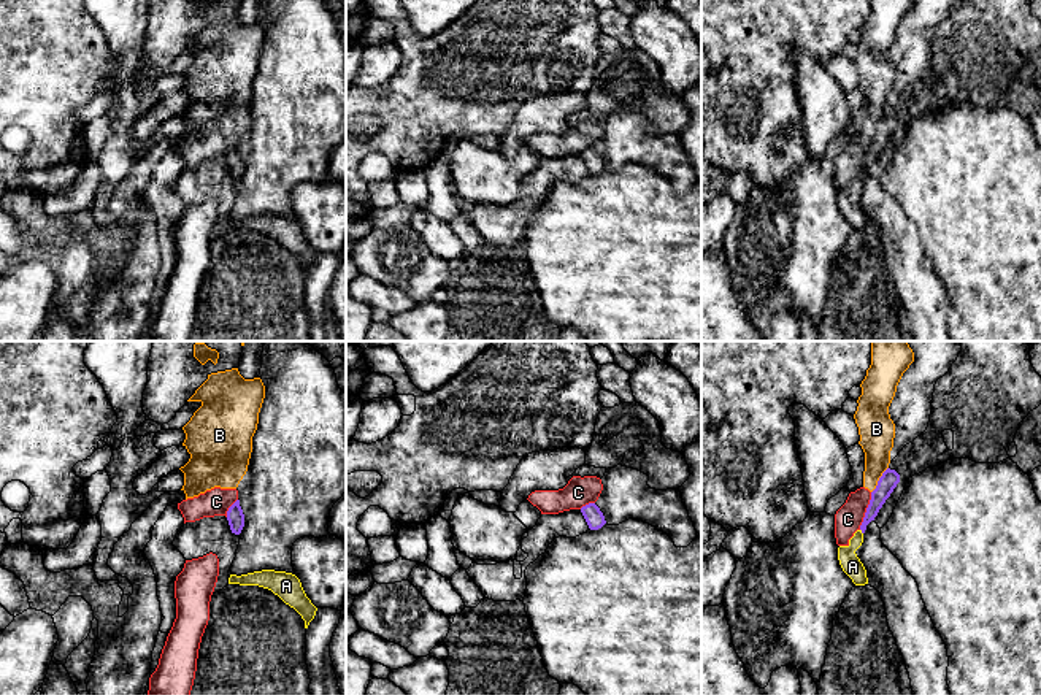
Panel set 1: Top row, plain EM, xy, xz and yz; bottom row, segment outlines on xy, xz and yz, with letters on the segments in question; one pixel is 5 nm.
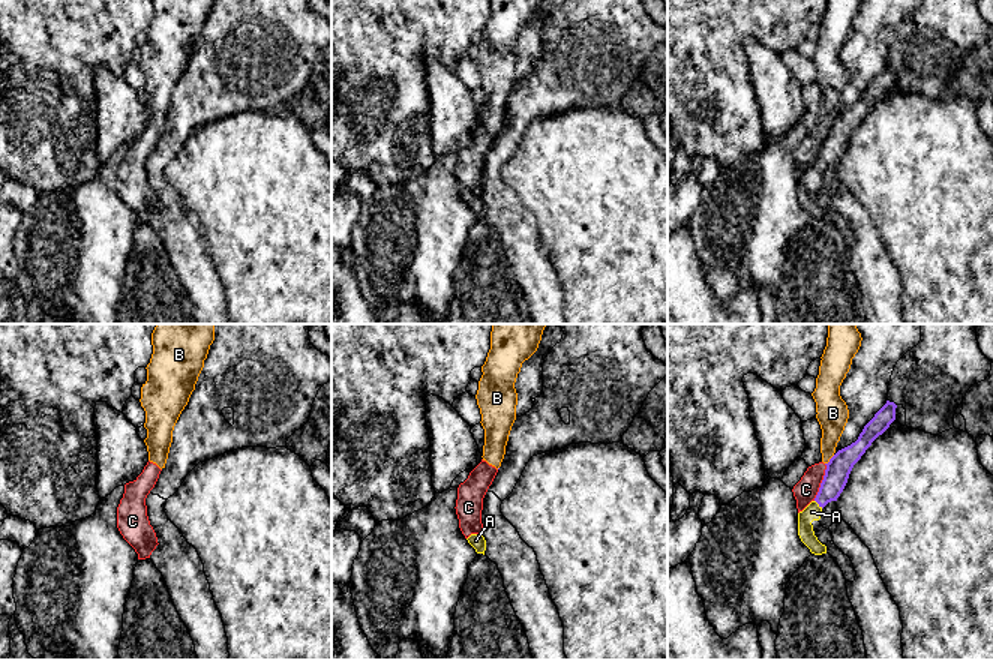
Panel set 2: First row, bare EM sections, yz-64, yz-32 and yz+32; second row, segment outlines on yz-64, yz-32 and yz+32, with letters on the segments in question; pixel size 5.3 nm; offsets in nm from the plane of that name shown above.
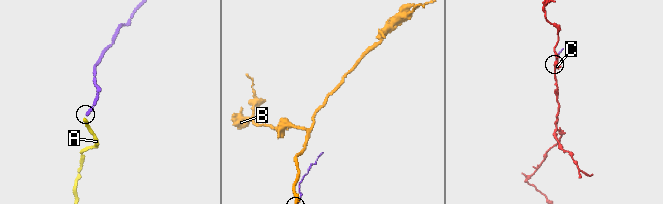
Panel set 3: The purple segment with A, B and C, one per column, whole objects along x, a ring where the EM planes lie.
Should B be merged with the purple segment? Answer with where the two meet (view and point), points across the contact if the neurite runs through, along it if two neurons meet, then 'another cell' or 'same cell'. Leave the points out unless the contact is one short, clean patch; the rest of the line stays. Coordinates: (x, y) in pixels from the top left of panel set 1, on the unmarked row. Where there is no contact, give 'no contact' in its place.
yz (879, 124) | along yz (887, 111), (871, 137) | another cell

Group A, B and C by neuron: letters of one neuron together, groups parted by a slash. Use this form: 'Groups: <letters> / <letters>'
Groups: A / B C

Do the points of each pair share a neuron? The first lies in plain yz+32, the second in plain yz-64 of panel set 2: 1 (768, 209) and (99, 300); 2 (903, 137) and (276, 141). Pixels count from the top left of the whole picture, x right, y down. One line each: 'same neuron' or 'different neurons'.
1: same neuron
2: same neuron

